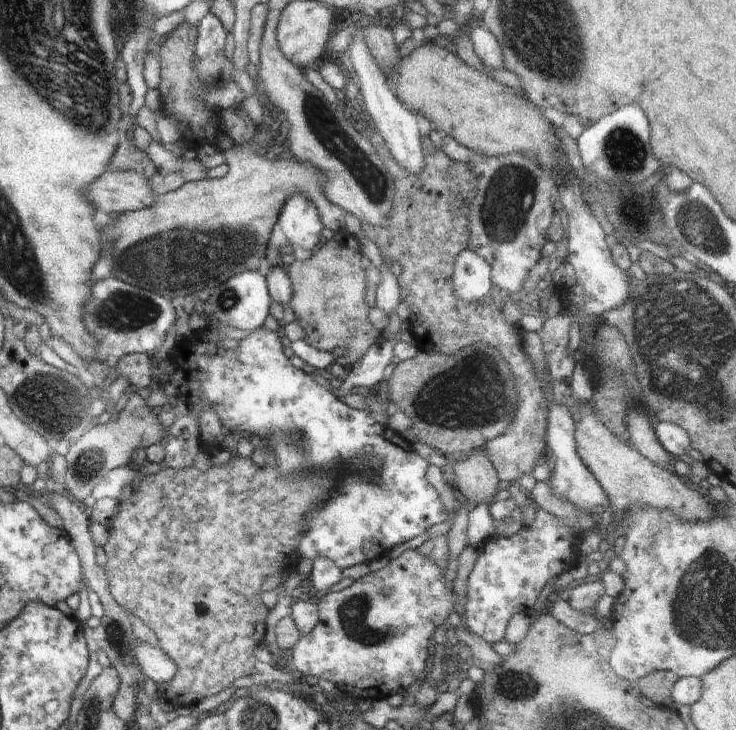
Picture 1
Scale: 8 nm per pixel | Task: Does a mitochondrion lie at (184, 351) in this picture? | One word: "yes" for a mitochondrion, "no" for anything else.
no

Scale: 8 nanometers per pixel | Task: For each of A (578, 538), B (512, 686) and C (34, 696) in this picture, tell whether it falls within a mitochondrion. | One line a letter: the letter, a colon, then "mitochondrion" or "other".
A: other
B: mitochondrion
C: other

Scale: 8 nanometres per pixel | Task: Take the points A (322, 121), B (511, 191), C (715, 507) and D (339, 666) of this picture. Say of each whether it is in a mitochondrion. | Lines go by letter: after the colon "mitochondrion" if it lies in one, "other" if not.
A: mitochondrion
B: mitochondrion
C: other
D: other

